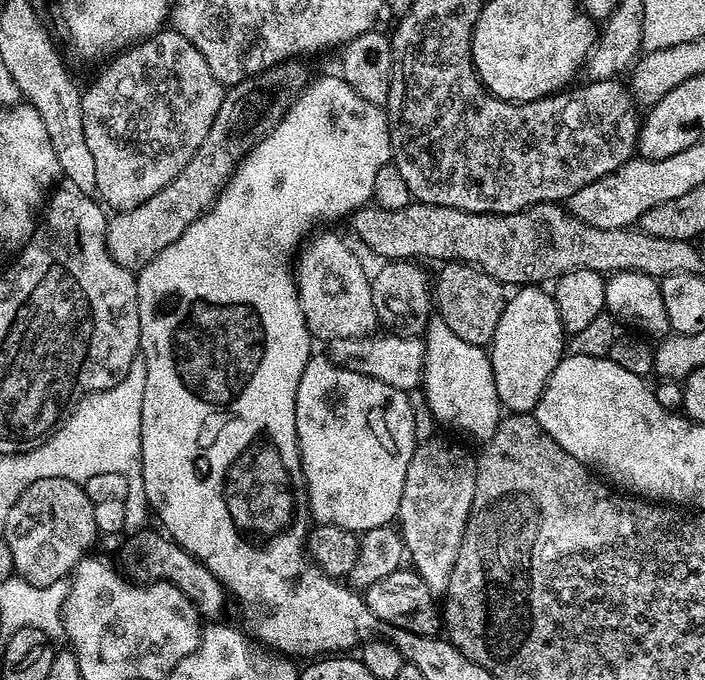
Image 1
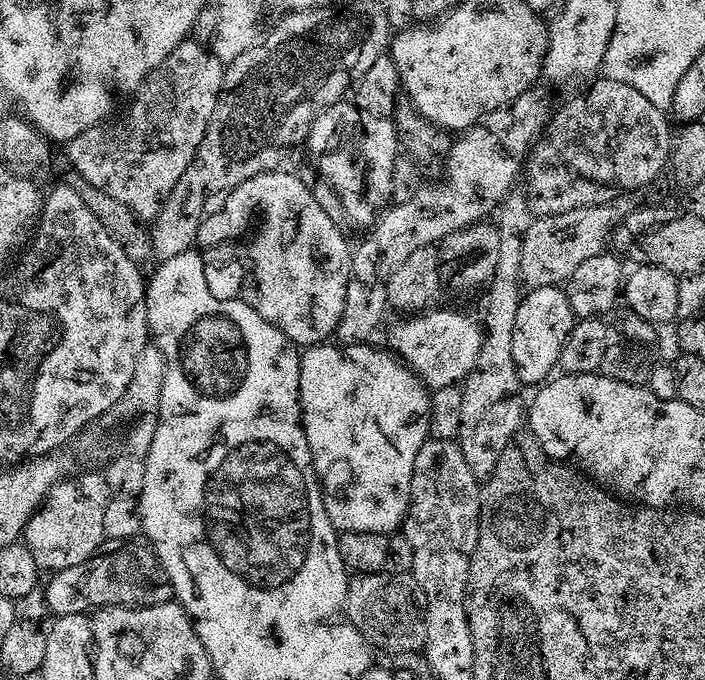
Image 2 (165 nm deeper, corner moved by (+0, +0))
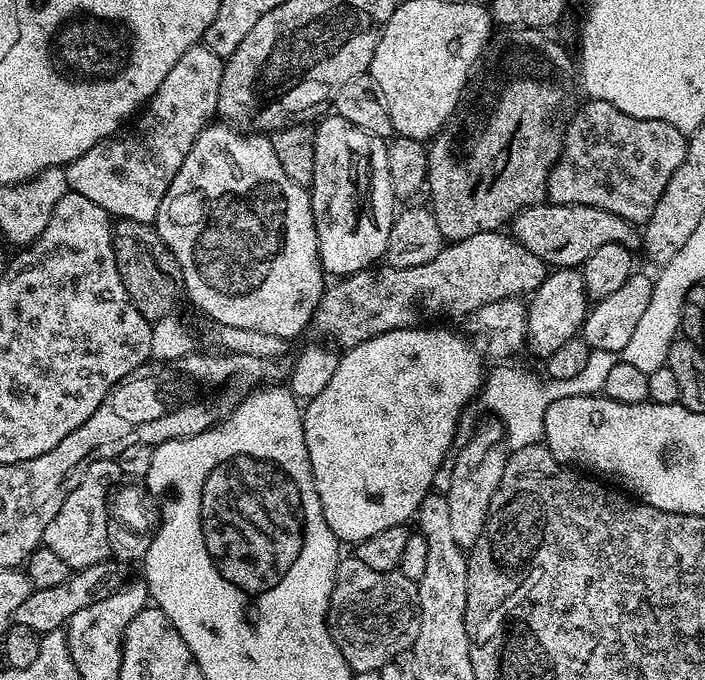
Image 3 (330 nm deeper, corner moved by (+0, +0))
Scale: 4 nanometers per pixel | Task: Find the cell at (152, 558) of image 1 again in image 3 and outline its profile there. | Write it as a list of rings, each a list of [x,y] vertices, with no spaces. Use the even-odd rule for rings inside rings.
[[[109,558],[94,566],[77,569],[61,585],[33,589],[26,601],[15,610],[14,622],[41,634],[63,627],[83,607],[91,606],[121,587],[119,567],[121,565],[115,559]]]

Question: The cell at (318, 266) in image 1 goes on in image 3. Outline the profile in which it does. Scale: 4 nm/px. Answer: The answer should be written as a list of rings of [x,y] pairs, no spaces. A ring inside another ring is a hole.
[[[212,122],[207,128],[203,128],[198,134],[198,138],[194,142],[194,146],[190,146],[190,154],[186,154],[186,162],[182,162],[182,170],[178,170],[178,174],[174,174],[174,182],[170,182],[170,190],[166,190],[166,198],[162,198],[162,206],[158,206],[158,214],[156,215],[156,223],[154,225],[158,234],[161,235],[163,242],[171,250],[174,258],[177,260],[177,266],[180,268],[180,278],[182,281],[183,291],[186,296],[192,299],[193,304],[200,312],[205,312],[210,319],[220,328],[237,328],[238,330],[262,330],[262,334],[274,334],[274,338],[282,338],[289,342],[295,341],[295,336],[300,336],[304,331],[309,331],[312,316],[316,312],[316,307],[319,306],[321,298],[324,296],[326,287],[326,273],[324,267],[320,264],[320,243],[318,242],[318,234],[314,226],[314,214],[312,213],[312,198],[309,189],[302,184],[290,182],[290,178],[286,178],[286,170],[282,170],[282,165],[279,164],[278,158],[274,154],[274,146],[271,139],[264,134],[249,134],[240,131],[239,128],[233,128],[227,122]]]

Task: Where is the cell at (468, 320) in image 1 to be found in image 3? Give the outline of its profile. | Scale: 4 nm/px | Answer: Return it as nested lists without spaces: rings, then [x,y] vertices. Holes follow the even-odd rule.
[[[512,26],[507,30],[500,30],[493,35],[486,49],[486,63],[483,65],[484,77],[476,88],[472,97],[469,95],[466,102],[461,103],[456,113],[449,118],[447,124],[432,137],[427,145],[428,149],[428,183],[426,185],[426,196],[429,196],[430,207],[434,218],[438,222],[438,230],[442,230],[445,241],[465,240],[470,234],[482,234],[483,232],[498,232],[511,222],[523,208],[529,208],[535,204],[543,204],[548,200],[548,179],[550,170],[558,162],[560,151],[564,148],[564,138],[561,129],[556,129],[556,115],[568,96],[568,79],[574,76],[574,60],[568,57],[563,46],[556,40],[548,37],[547,31],[538,28],[525,28],[523,26]]]

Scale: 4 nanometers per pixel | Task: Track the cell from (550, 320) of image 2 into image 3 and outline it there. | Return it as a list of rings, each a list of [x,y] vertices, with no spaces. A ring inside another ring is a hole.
[[[557,268],[549,271],[544,280],[531,293],[526,304],[528,310],[527,351],[539,358],[547,358],[559,350],[565,342],[570,342],[583,329],[584,320],[590,311],[590,301],[584,274],[580,268]]]

